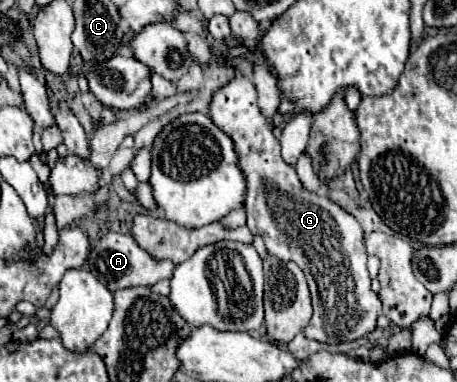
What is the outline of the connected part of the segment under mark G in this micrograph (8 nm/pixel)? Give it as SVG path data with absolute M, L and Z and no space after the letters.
M238 75L216 91L210 105L210 119L232 137L240 155L240 169L248 181L244 199L248 229L254 235L262 235L270 255L282 261L294 261L304 271L314 307L314 315L304 329L308 339L328 345L362 339L378 327L376 321L382 315L382 301L370 289L360 223L330 199L302 187L296 169L284 163L280 143L258 111L256 97L252 81Z

